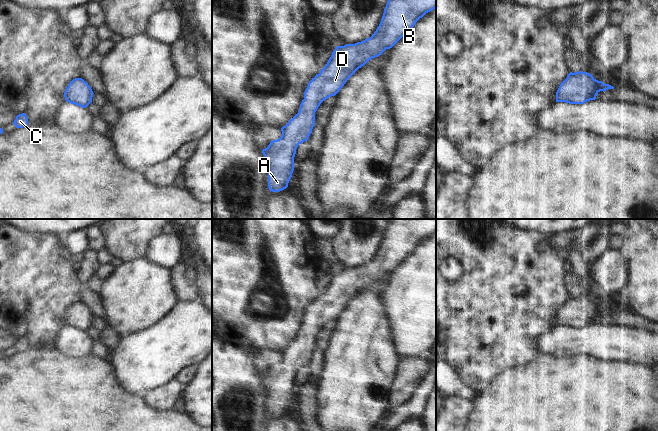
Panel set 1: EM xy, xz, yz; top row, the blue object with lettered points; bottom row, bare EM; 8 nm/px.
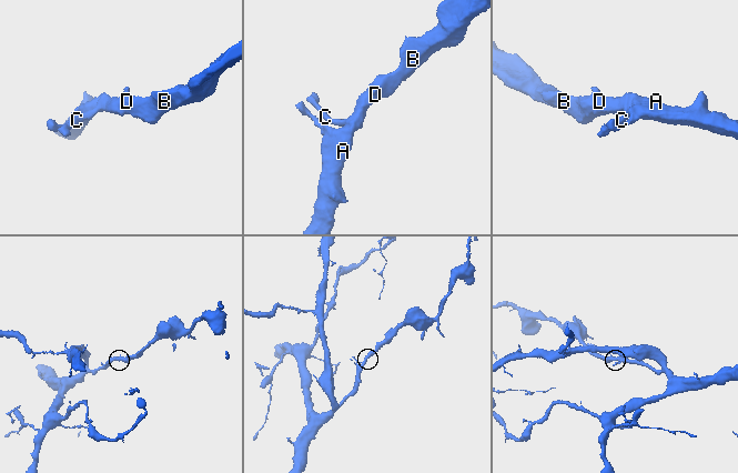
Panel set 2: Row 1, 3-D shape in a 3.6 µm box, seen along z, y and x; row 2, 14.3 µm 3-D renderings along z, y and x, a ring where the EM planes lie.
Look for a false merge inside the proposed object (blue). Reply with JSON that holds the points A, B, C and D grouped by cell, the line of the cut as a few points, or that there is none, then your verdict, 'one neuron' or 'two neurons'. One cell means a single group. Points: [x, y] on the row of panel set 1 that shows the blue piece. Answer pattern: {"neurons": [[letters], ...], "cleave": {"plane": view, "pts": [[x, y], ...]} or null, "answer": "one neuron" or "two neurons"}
{"neurons": [["A", "B", "C", "D"]], "cleave": null, "answer": "one neuron"}

